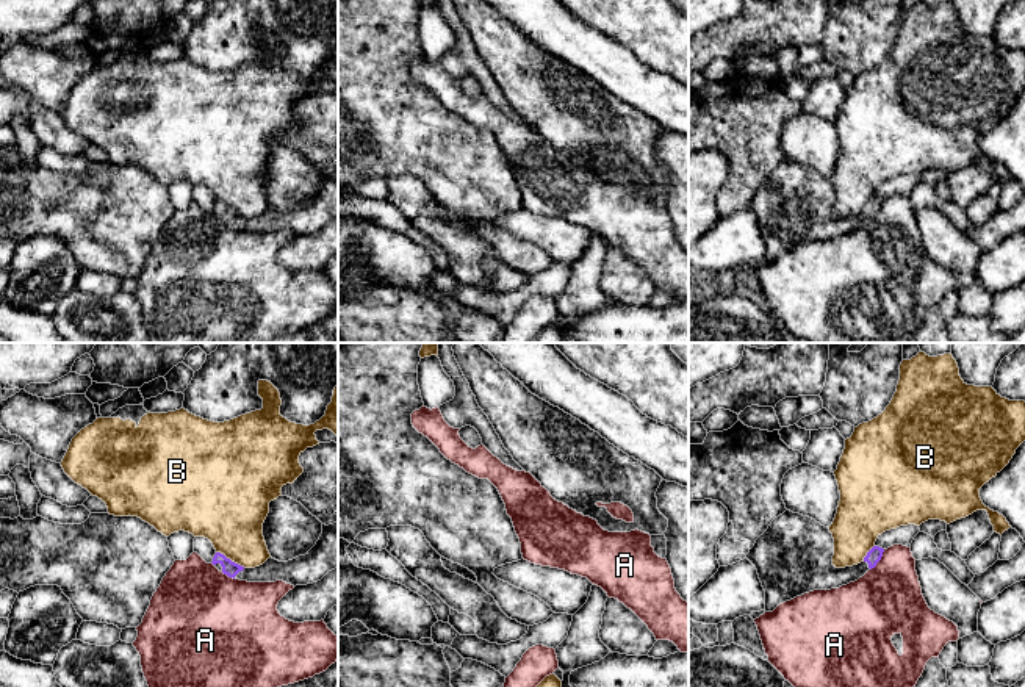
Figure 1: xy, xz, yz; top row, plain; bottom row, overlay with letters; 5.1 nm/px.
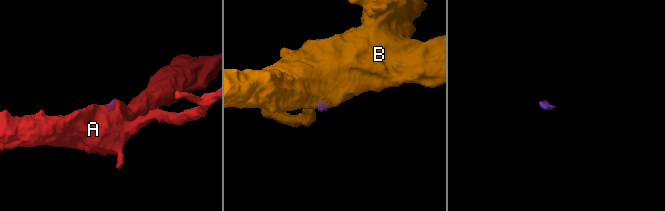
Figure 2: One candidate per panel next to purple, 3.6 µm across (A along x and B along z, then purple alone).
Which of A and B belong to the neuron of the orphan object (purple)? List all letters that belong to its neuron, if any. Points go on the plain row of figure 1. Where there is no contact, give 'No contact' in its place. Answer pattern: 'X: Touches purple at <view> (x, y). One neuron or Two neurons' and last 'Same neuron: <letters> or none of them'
A: Touches purple at yz (880, 208). Two neurons
B: Touches purple at xy (229, 208). Two neurons
Same neuron: none of them

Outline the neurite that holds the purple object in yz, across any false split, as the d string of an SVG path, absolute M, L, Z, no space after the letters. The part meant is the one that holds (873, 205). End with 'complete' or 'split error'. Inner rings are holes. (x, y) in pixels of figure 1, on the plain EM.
M786 160L775 167L768 178L756 189L746 208L756 216L765 239L765 261L773 261L779 254L814 239L831 239L862 227L881 210L884 199L873 196L864 210L853 216L833 214L834 188L828 177L809 166Z; split error

